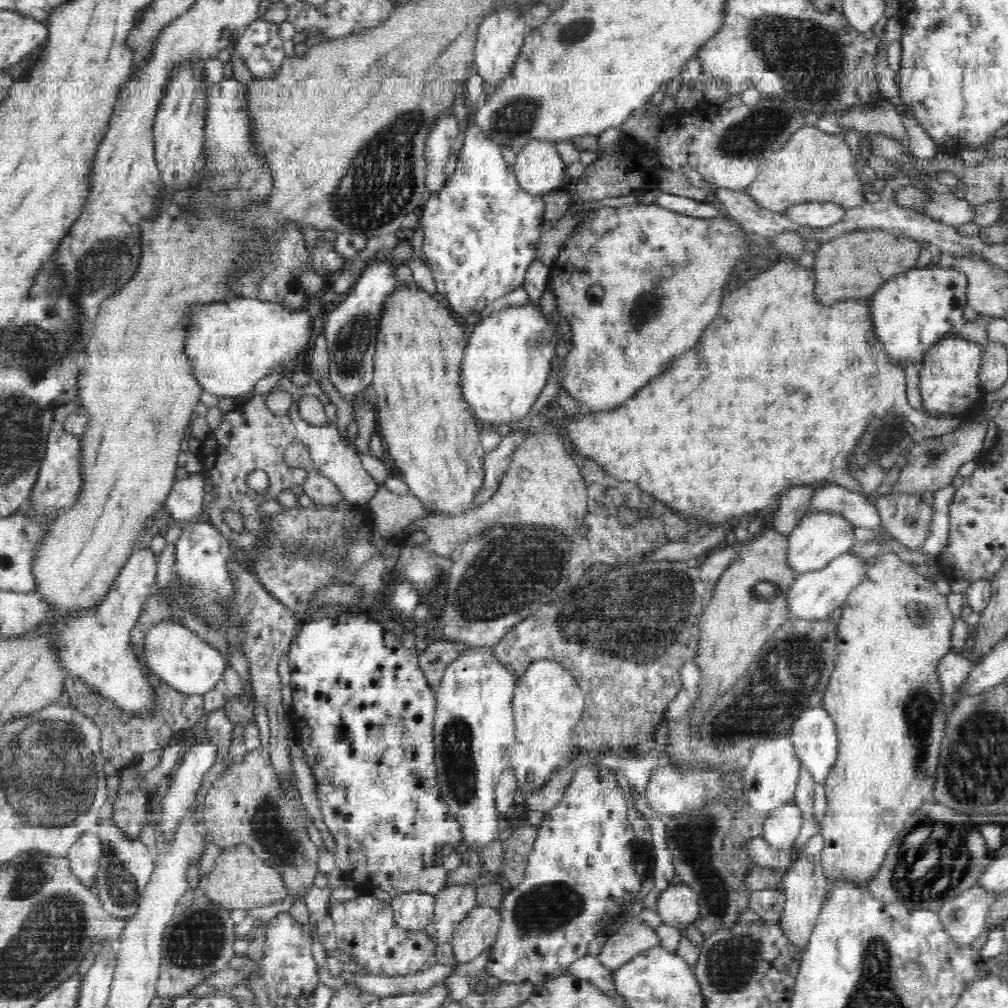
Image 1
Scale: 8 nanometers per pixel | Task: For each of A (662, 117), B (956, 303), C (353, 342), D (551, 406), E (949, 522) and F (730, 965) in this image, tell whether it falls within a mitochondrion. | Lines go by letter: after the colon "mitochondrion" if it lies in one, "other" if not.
A: other
B: other
C: mitochondrion
D: other
E: other
F: mitochondrion

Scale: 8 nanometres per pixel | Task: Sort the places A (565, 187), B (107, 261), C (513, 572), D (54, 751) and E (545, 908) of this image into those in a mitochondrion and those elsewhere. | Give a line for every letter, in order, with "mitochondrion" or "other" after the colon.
A: other
B: mitochondrion
C: mitochondrion
D: mitochondrion
E: mitochondrion

